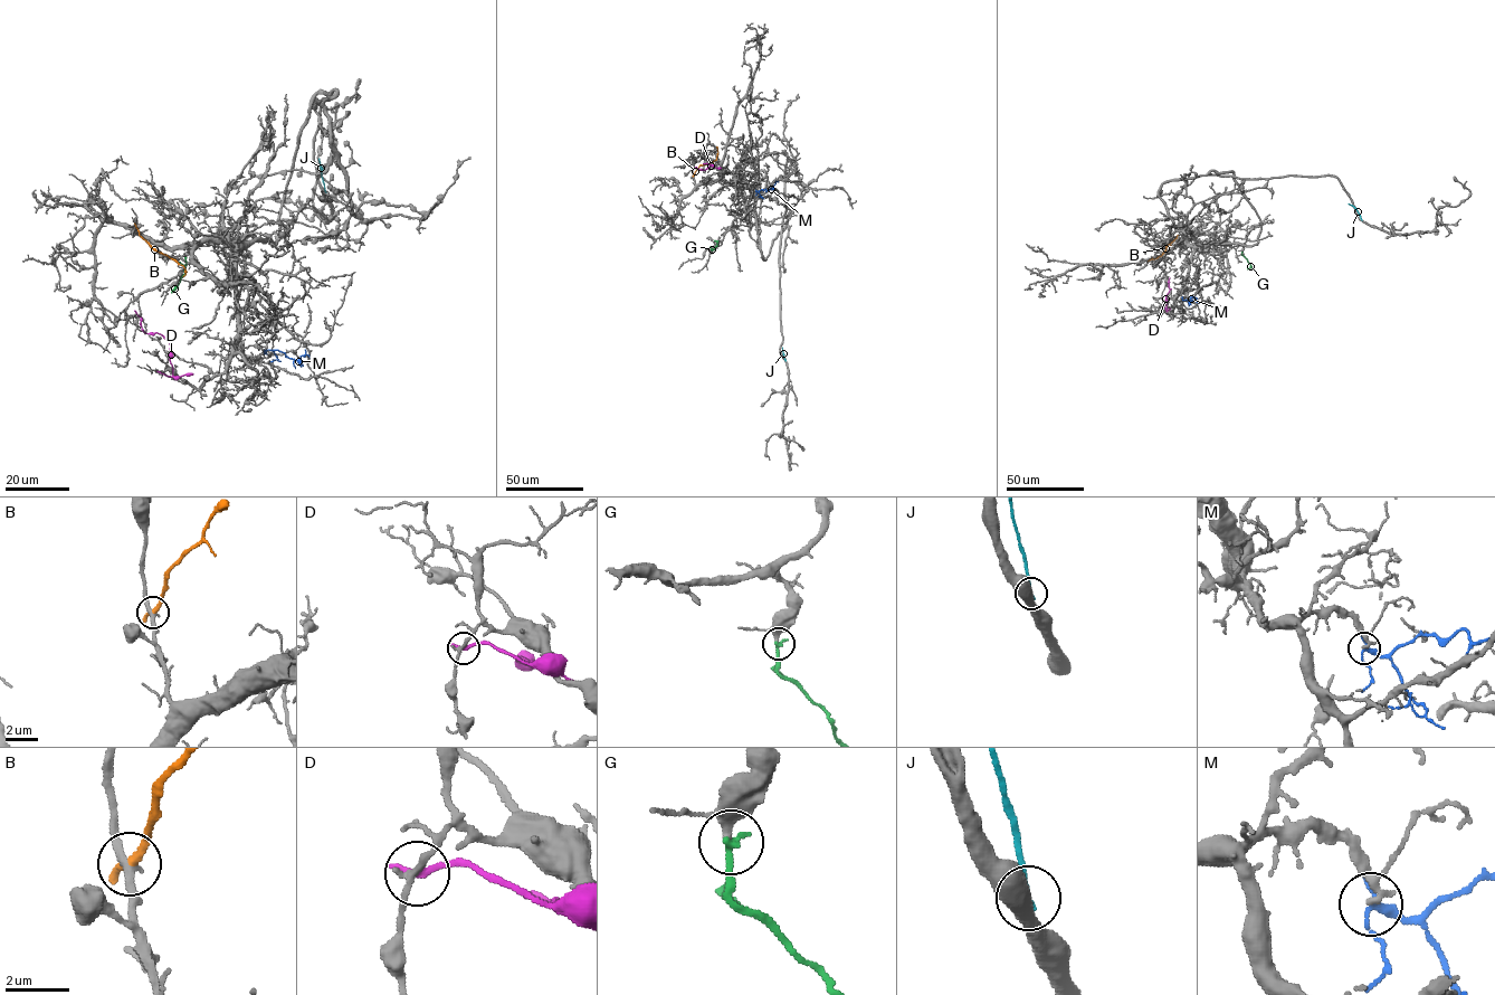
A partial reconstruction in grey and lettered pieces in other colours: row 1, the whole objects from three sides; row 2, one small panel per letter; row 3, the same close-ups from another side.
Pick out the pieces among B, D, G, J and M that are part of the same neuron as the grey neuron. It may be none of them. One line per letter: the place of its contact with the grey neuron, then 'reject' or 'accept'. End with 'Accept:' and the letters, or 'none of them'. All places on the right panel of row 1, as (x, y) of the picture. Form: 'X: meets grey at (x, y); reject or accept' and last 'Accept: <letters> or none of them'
B: meets grey at (1177, 237); reject
D: meets grey at (1164, 308); reject
G: meets grey at (1241, 252); accept
J: meets grey at (1361, 219); reject
M: meets grey at (1192, 297); reject
Accept: G

